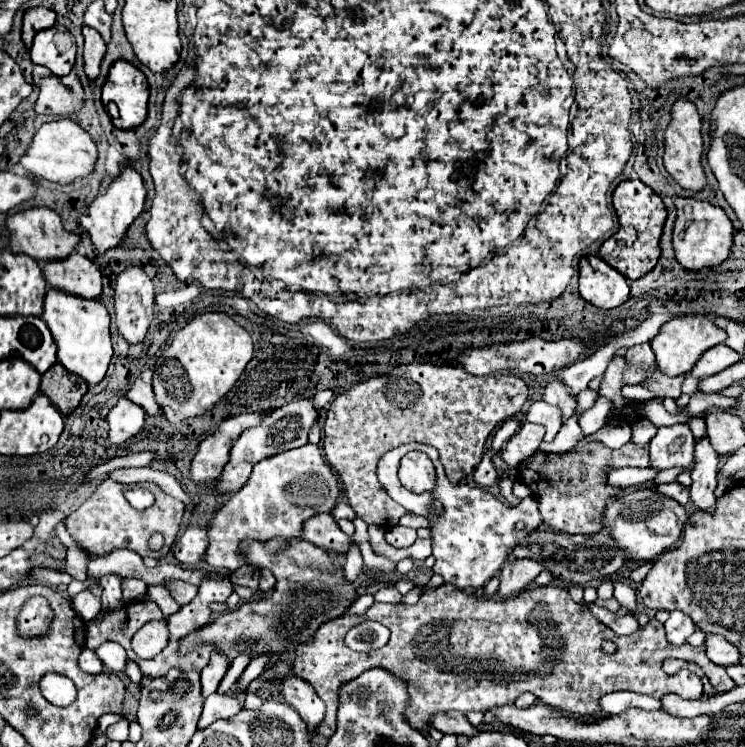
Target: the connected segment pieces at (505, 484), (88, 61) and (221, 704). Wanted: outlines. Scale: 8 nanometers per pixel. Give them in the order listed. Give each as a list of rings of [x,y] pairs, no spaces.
[[[505,474],[505,476],[499,480],[499,488],[501,488],[501,494],[505,496],[505,500],[507,500],[511,506],[517,506],[517,504],[519,504],[519,498],[515,498],[515,496],[513,496],[513,492],[511,492],[513,482],[515,482],[515,480],[513,480],[513,478],[509,478],[509,476]]]
[[[83,26],[83,36],[85,36],[85,50],[83,50],[85,74],[93,80],[99,74],[99,64],[105,54],[105,42],[103,42],[101,34],[97,34],[97,30],[93,30],[89,26]]]
[[[215,692],[205,700],[203,714],[199,718],[199,728],[207,728],[209,724],[213,724],[215,720],[221,720],[221,718],[231,718],[239,710],[241,710],[241,702],[235,696]]]

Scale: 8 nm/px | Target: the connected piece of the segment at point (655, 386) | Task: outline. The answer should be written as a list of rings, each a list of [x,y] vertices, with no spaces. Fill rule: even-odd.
[[[657,366],[651,372],[653,372],[651,378],[647,378],[641,386],[645,386],[651,392],[655,392],[657,394],[657,402],[663,402],[665,396],[669,396],[673,400],[677,400],[681,396],[681,386],[683,386],[685,374],[671,378],[671,376],[661,374],[661,370],[657,370]]]

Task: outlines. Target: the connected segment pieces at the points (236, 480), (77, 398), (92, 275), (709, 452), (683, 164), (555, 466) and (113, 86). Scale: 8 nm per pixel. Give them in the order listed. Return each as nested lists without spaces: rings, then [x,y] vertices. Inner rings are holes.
[[[299,398],[299,400],[293,400],[277,410],[273,410],[265,422],[257,428],[249,428],[241,434],[241,438],[233,444],[231,448],[231,458],[227,462],[227,466],[223,468],[223,474],[217,482],[217,490],[219,492],[235,492],[239,490],[249,474],[251,474],[251,468],[261,460],[261,458],[267,458],[267,456],[273,456],[277,452],[283,452],[283,450],[291,450],[291,448],[297,448],[297,446],[305,446],[307,444],[307,436],[313,428],[313,424],[319,420],[319,412],[315,410],[313,406],[313,400],[307,400],[307,398]]]
[[[59,362],[53,364],[41,378],[41,392],[49,396],[61,414],[71,414],[79,406],[87,388],[89,386],[83,382],[83,378],[71,374]]]
[[[79,252],[63,260],[49,260],[43,266],[43,276],[51,288],[59,288],[83,298],[97,298],[101,294],[101,270],[93,260]]]
[[[707,436],[699,438],[695,444],[695,466],[691,470],[691,500],[699,510],[711,512],[715,508],[713,490],[717,486],[717,470],[719,470],[719,456],[713,450]]]
[[[679,96],[671,108],[671,120],[665,128],[665,146],[663,146],[663,164],[665,170],[675,178],[675,182],[681,188],[687,190],[701,190],[705,186],[705,172],[701,168],[701,152],[703,152],[703,140],[701,140],[701,116],[691,100],[685,96]]]
[[[589,442],[587,446],[577,448],[571,454],[539,454],[537,460],[525,460],[519,466],[519,478],[533,490],[533,496],[539,502],[539,512],[543,522],[557,532],[565,534],[593,534],[601,530],[601,510],[607,506],[609,498],[619,490],[605,486],[605,468],[623,468],[623,466],[649,466],[647,446],[635,448],[633,442],[625,444],[619,450],[611,450],[601,442]],[[603,494],[603,496],[601,496]]]
[[[115,60],[103,84],[103,104],[115,102],[119,108],[113,124],[117,128],[139,126],[147,114],[149,86],[145,74],[127,60]]]

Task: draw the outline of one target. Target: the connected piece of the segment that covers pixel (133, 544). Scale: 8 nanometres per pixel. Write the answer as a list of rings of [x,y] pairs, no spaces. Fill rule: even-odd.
[[[111,478],[103,480],[95,492],[77,508],[73,510],[65,519],[67,532],[81,544],[81,548],[89,554],[89,556],[101,556],[107,554],[115,548],[127,548],[137,552],[139,556],[151,556],[151,558],[163,558],[167,556],[167,552],[173,546],[173,540],[179,532],[179,524],[183,518],[185,506],[183,502],[171,498],[169,494],[165,494],[157,484],[153,482],[141,482],[141,484],[119,484],[113,482]],[[135,488],[145,488],[155,496],[155,504],[145,508],[145,510],[135,510],[127,498],[125,498],[125,490],[135,490]],[[153,532],[161,532],[165,538],[165,546],[157,552],[149,550],[147,540]]]

